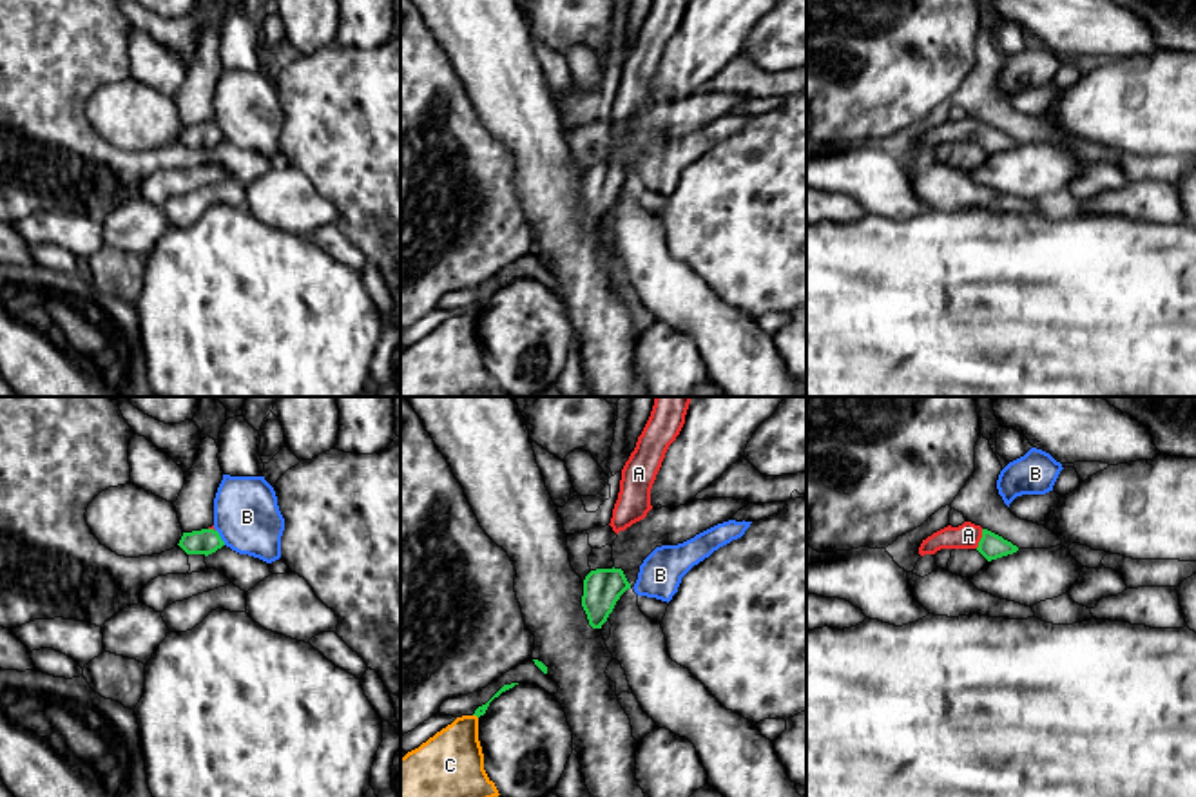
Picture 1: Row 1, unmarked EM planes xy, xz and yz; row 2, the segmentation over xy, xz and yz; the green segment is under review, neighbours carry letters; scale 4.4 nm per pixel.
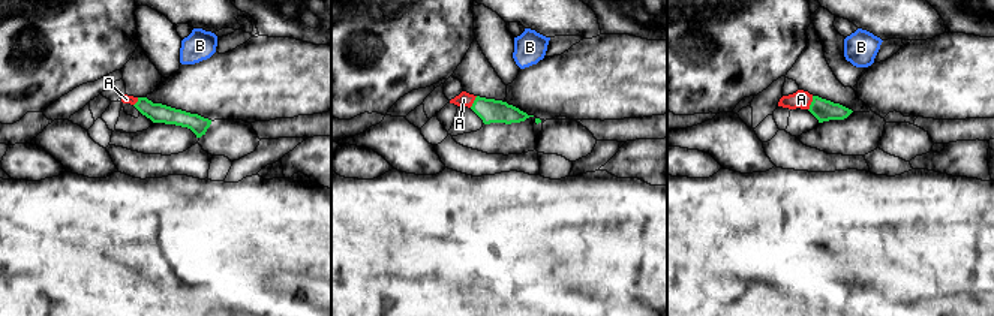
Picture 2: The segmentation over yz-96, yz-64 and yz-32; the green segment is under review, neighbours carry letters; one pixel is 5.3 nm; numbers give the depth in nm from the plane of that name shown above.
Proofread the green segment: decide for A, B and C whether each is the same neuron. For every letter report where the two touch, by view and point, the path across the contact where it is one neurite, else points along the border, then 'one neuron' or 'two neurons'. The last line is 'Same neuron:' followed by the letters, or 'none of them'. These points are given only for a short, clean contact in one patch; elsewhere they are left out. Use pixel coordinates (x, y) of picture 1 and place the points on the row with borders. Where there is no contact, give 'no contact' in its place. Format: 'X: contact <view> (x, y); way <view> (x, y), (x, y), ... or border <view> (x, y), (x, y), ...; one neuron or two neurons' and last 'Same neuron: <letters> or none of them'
A: contact yz (981, 538); way yz (992, 546), (981, 538), (968, 535); one neuron
B: contact xy (220, 537); border xy (216, 529), (225, 544); two neurons
C: contact xz (475, 714); two neurons
Same neuron: A

